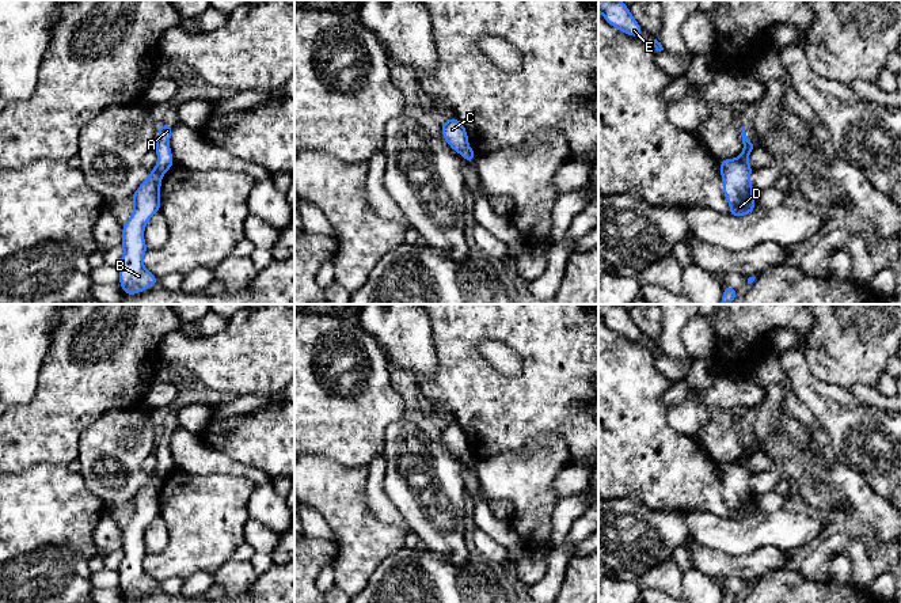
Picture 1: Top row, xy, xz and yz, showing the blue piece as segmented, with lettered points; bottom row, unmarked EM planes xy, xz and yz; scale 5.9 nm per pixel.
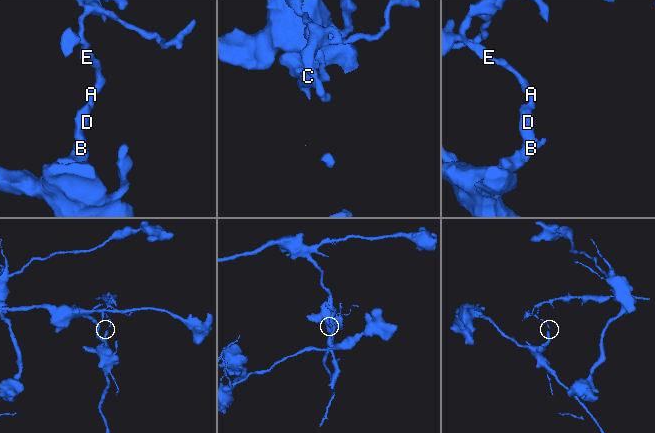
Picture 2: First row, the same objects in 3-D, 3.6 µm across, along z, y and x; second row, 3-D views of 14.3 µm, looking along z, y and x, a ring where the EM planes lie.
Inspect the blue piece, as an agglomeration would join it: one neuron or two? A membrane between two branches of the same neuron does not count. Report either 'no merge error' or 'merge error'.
merge error

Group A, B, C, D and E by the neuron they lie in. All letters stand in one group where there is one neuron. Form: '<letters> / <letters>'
A E / B C D

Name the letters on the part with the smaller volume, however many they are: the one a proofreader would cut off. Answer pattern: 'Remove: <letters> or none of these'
Remove: A, E

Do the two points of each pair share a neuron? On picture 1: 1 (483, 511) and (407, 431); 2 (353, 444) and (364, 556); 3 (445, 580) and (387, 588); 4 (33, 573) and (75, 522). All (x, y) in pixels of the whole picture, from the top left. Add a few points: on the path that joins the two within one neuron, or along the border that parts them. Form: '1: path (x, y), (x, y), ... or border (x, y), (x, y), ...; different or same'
1: border (466, 465), (464, 490), (467, 493); different
2: border (326, 455), (343, 465), (365, 466), (368, 469); different
3: path (430, 588), (402, 588); same
4: path (45, 561), (60, 546), (60, 537), (63, 534); same

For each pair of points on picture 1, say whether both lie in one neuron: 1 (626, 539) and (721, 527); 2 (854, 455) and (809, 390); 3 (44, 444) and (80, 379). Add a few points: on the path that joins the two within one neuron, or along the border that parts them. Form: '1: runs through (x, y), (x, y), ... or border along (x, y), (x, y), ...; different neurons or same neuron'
1: runs through (649, 537), (669, 528), (698, 527); same neuron
2: runs through (854, 439), (854, 435), (825, 406); same neuron
3: runs through (48, 428), (71, 395); same neuron

